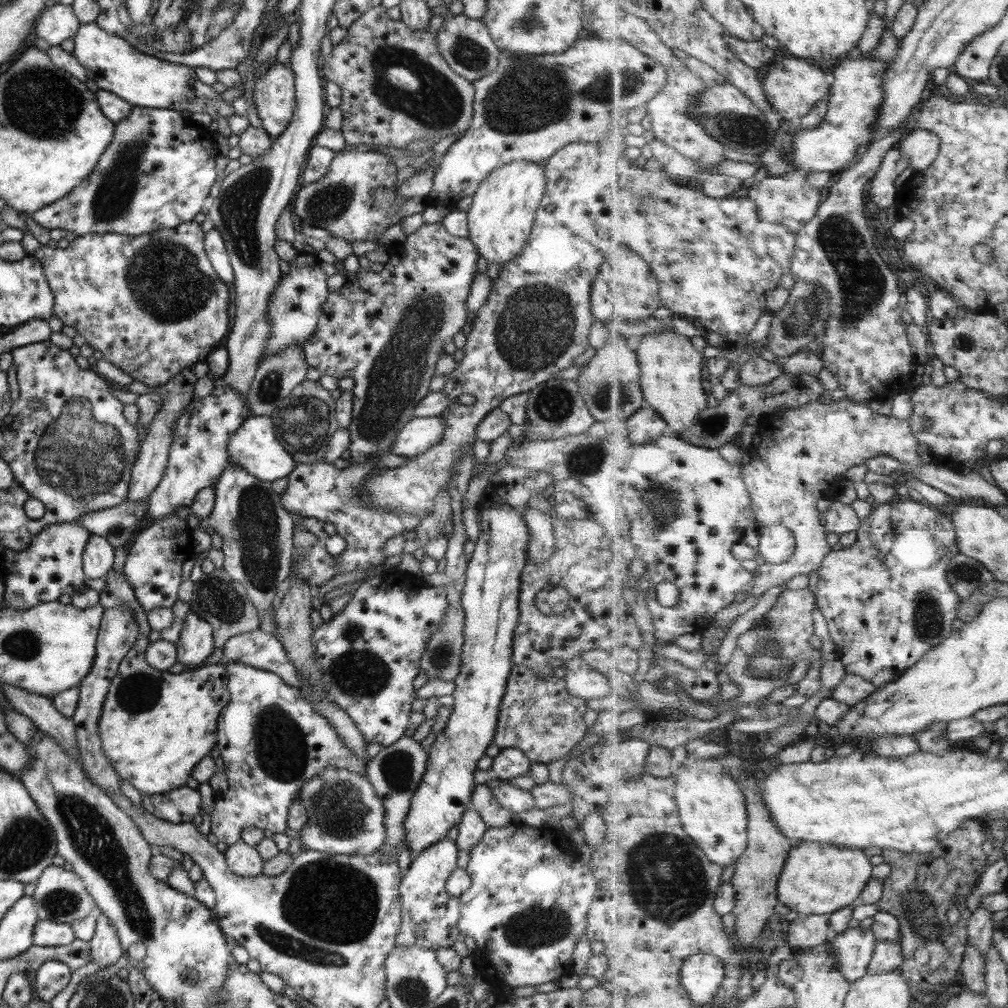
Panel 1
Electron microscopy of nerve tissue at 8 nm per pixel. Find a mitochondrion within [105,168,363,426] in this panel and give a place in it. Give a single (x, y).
(166, 280)

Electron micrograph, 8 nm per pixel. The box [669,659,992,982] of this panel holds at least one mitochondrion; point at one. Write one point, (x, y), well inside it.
(917, 905)

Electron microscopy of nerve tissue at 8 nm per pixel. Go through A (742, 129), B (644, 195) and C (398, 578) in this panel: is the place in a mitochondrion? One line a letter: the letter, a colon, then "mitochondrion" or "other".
A: mitochondrion
B: mitochondrion
C: other

